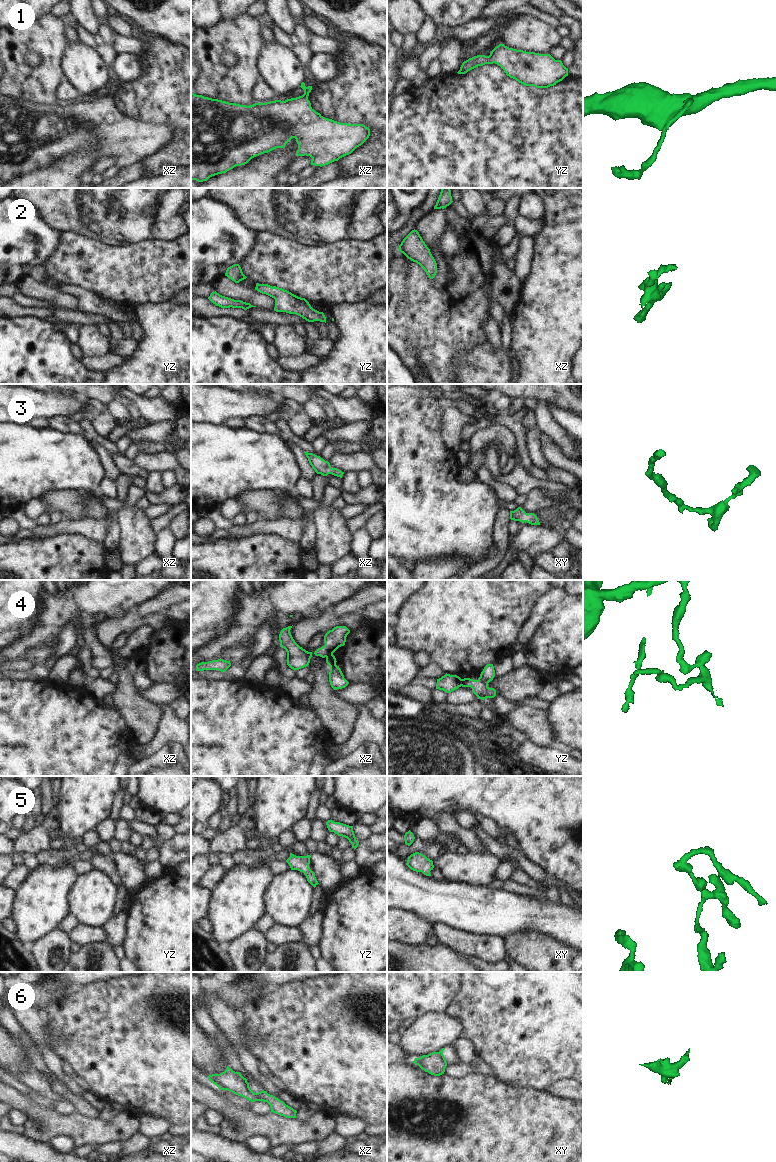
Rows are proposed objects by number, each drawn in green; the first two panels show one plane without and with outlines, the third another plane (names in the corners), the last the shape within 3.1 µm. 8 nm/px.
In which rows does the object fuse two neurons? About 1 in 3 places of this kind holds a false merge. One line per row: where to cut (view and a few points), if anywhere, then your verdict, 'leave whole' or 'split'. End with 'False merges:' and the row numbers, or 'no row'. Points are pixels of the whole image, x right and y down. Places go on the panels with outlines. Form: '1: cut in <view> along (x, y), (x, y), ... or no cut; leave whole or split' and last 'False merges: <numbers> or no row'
1: no cut; leave whole
2: no cut; leave whole
3: no cut; leave whole
4: cut in xz along (332, 653), (326, 657); split
5: no cut; leave whole
6: cut in xz along (243, 1078), (246, 1088), (261, 1100); split
False merges: 4, 6

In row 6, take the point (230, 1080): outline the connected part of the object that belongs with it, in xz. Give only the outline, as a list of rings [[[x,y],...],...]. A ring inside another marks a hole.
[[[227,1066],[226,1070],[220,1074],[212,1074],[208,1079],[220,1090],[228,1090],[238,1096],[244,1097],[251,1102],[261,1101],[261,1099],[251,1094],[246,1088],[244,1077],[240,1072],[235,1072]]]

